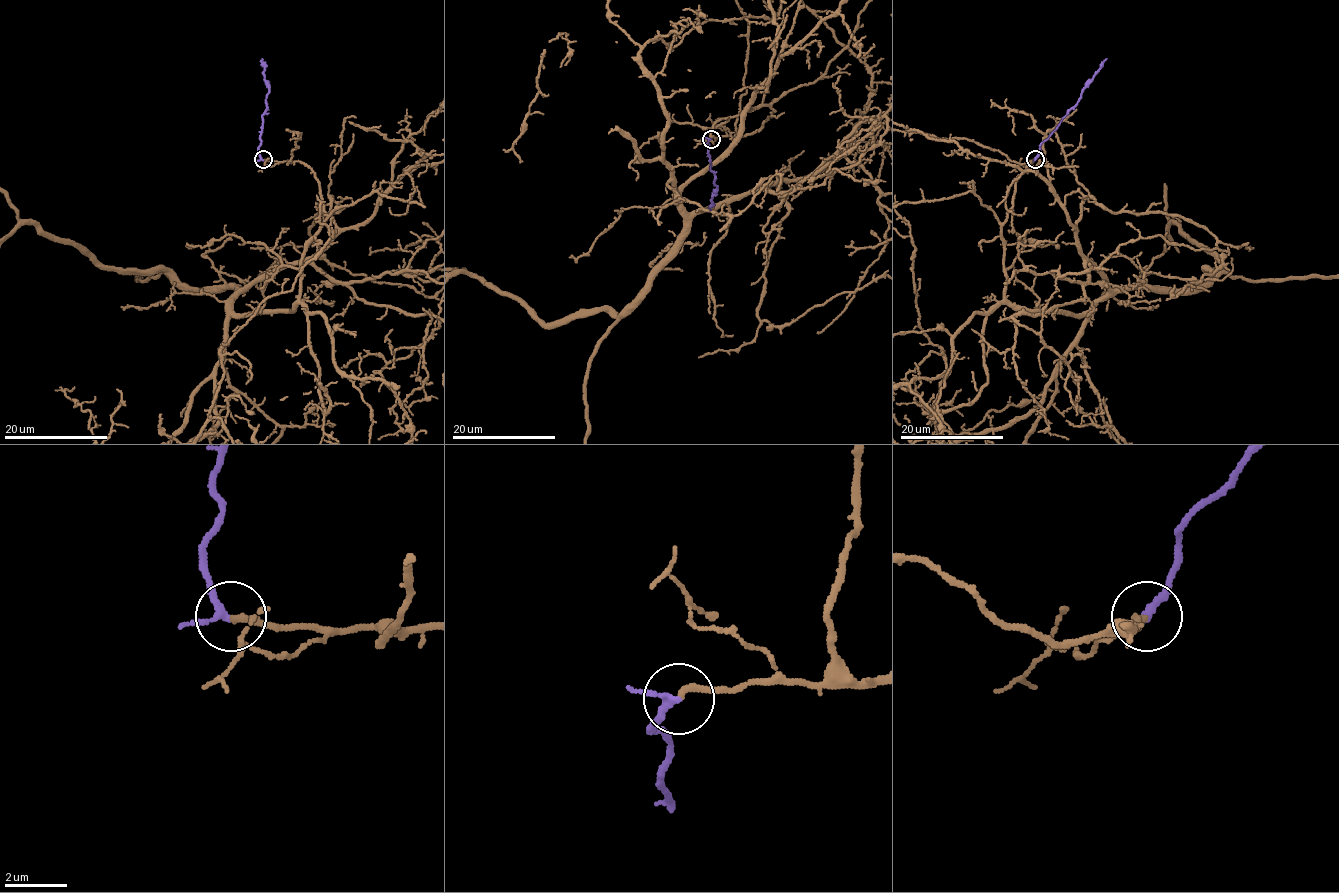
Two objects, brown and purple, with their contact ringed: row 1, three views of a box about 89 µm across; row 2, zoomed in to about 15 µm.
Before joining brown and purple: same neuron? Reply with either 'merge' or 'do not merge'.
merge

